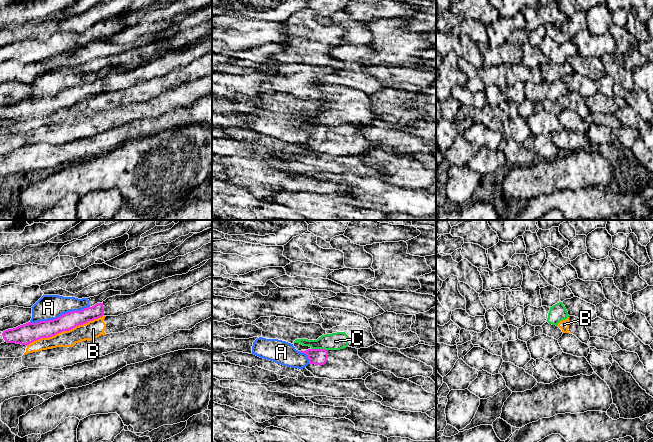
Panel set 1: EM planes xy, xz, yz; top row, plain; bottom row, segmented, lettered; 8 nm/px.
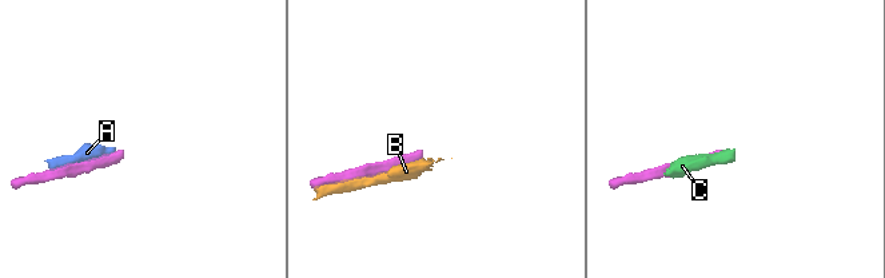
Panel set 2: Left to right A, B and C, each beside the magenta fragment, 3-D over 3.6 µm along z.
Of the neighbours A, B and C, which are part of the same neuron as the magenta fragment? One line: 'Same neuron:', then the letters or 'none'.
Same neuron: none

